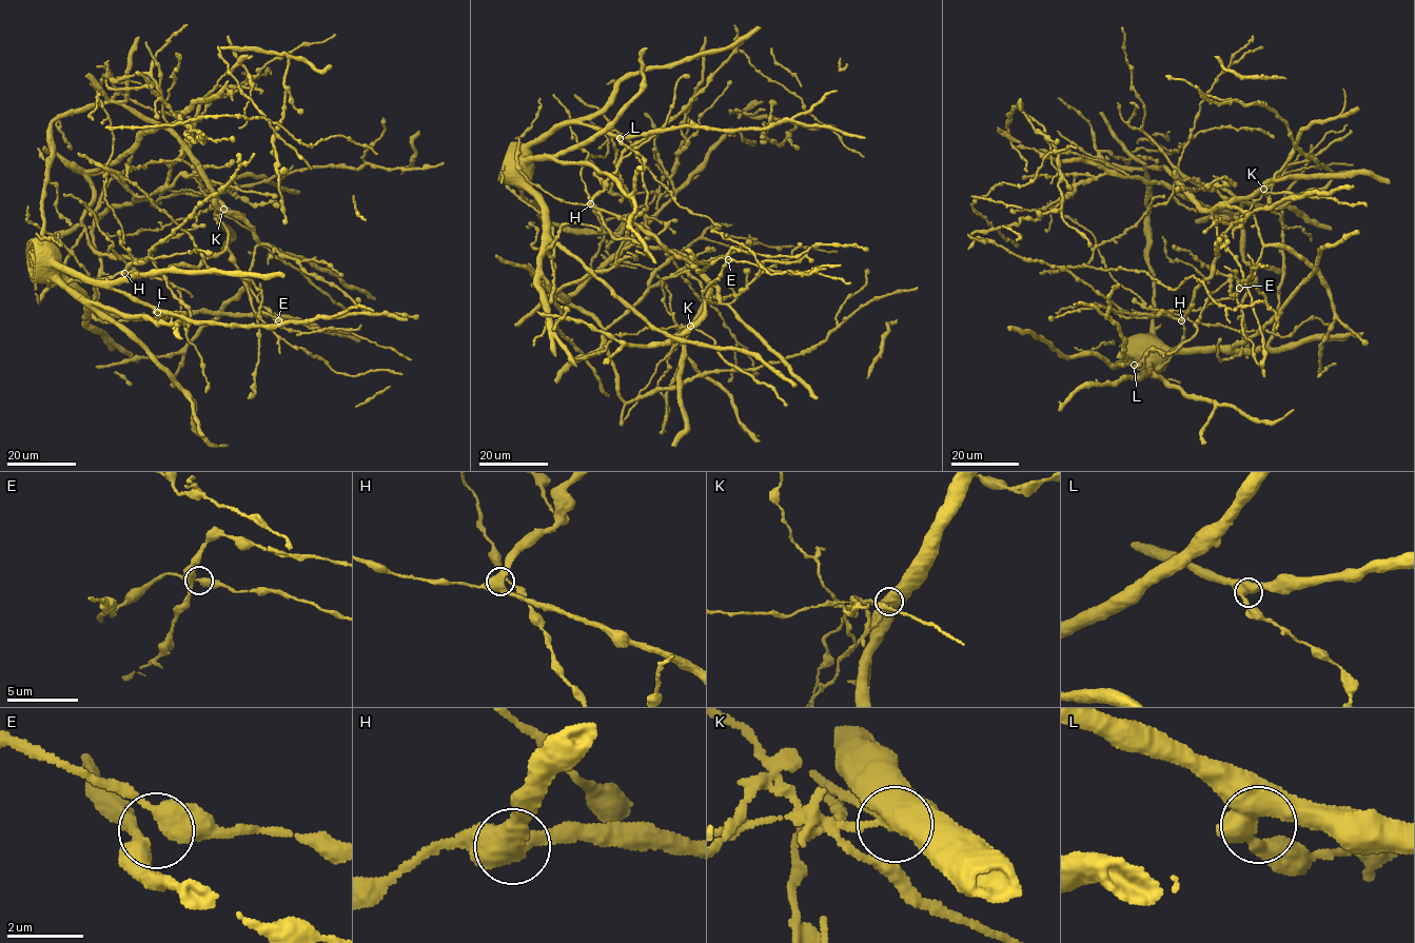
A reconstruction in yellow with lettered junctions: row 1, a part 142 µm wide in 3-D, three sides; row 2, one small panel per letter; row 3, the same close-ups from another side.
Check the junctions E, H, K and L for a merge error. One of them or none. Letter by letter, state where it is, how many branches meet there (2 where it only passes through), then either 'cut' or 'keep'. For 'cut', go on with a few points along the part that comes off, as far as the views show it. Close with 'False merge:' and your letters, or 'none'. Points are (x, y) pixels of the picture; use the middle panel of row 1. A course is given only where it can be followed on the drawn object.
E: place (728, 259); branches 4; keep
H: place (590, 203); branches 3; keep
K: place (690, 326); branches 4; cut; course (690, 326), (686, 326), (712, 338), (723, 359), (767, 385), (787, 405)
L: place (620, 138); branches 3; keep
False merge: K

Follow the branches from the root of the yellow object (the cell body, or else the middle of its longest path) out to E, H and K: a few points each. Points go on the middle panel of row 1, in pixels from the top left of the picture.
E: (634, 212), (615, 235), (682, 255), (689, 267), (692, 261), (704, 271), (719, 258), (728, 259)
H: (634, 212), (615, 235), (682, 255), (693, 268), (636, 224), (590, 203)
K: (634, 212), (626, 217), (623, 230), (615, 235), (682, 255), (706, 280), (708, 293), (690, 326)

